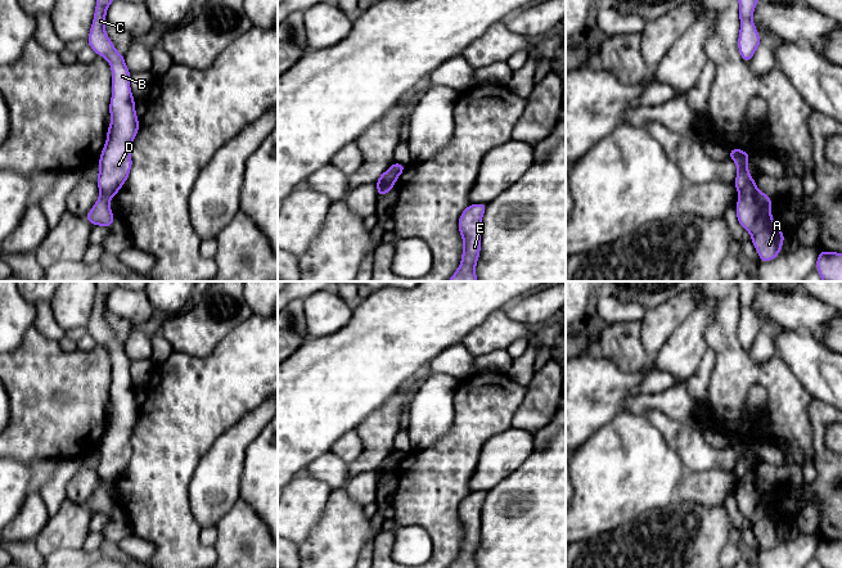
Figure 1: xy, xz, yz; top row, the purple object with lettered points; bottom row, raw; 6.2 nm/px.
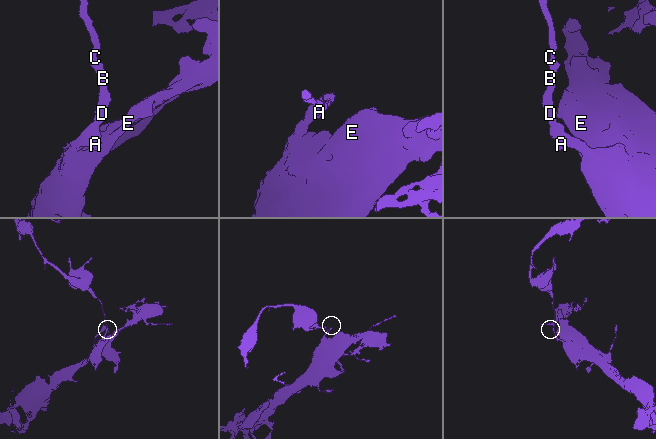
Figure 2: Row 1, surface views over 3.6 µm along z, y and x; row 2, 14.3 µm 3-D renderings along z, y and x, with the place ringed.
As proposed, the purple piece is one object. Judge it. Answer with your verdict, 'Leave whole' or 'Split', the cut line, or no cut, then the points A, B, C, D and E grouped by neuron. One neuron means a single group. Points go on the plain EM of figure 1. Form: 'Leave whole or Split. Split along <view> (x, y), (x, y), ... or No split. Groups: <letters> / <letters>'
Split. Split along yz (755, 474), (750, 479), (739, 481). Groups: A E / B C D

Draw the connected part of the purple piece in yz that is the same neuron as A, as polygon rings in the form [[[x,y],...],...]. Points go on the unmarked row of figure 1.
[[[757,475],[751,481],[739,481],[737,488],[737,508],[751,522],[761,550],[774,547],[780,541],[785,526],[774,510],[771,488],[773,486]]]

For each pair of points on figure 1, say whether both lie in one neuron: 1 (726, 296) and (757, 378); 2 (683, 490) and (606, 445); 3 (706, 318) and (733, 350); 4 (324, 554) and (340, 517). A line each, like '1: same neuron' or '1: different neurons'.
1: same neuron
2: different neurons
3: different neurons
4: same neuron

